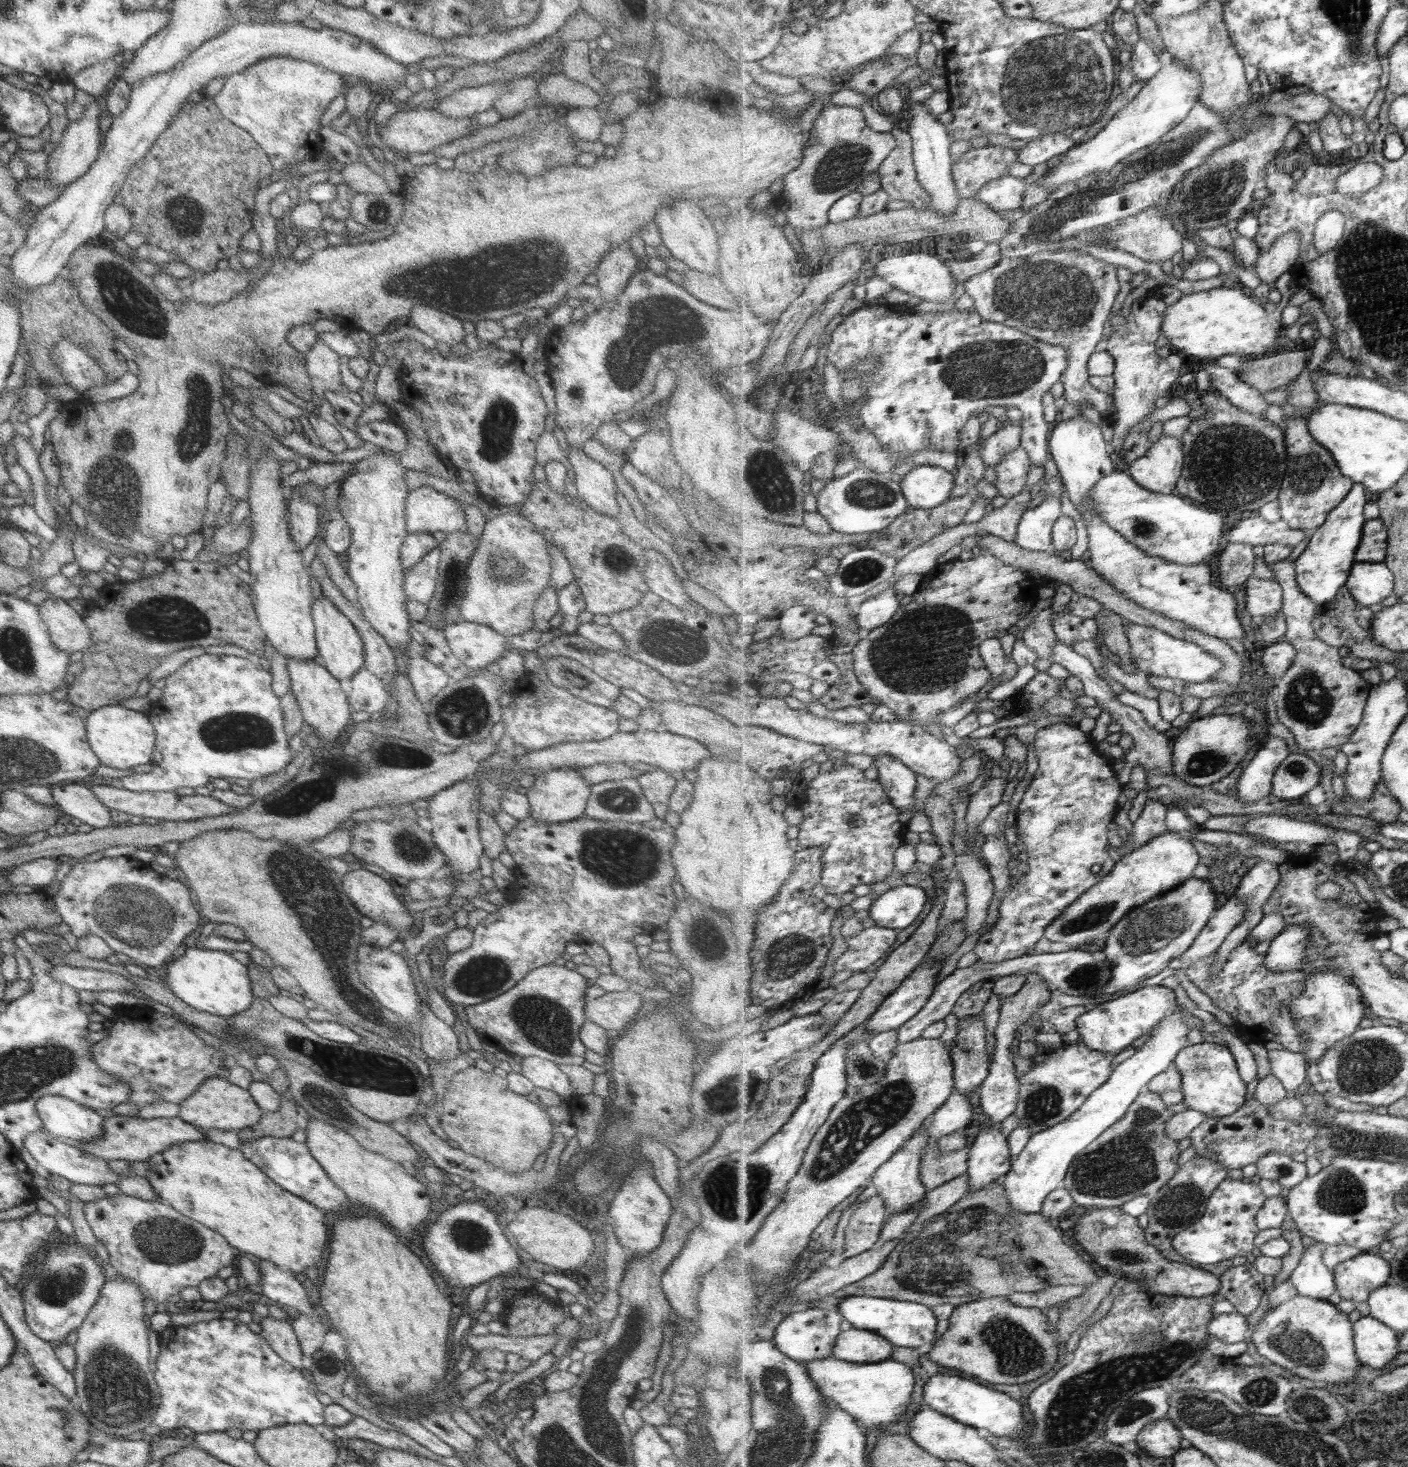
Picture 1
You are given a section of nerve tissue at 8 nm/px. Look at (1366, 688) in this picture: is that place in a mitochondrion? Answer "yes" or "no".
no

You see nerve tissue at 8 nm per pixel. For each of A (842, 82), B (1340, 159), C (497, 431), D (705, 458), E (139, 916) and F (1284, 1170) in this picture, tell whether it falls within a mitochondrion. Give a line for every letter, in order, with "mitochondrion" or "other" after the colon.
A: other
B: other
C: mitochondrion
D: other
E: mitochondrion
F: mitochondrion

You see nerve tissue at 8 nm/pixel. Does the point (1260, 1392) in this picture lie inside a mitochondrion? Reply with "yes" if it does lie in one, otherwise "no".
yes

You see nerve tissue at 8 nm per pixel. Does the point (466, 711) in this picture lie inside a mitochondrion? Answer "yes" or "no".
yes

